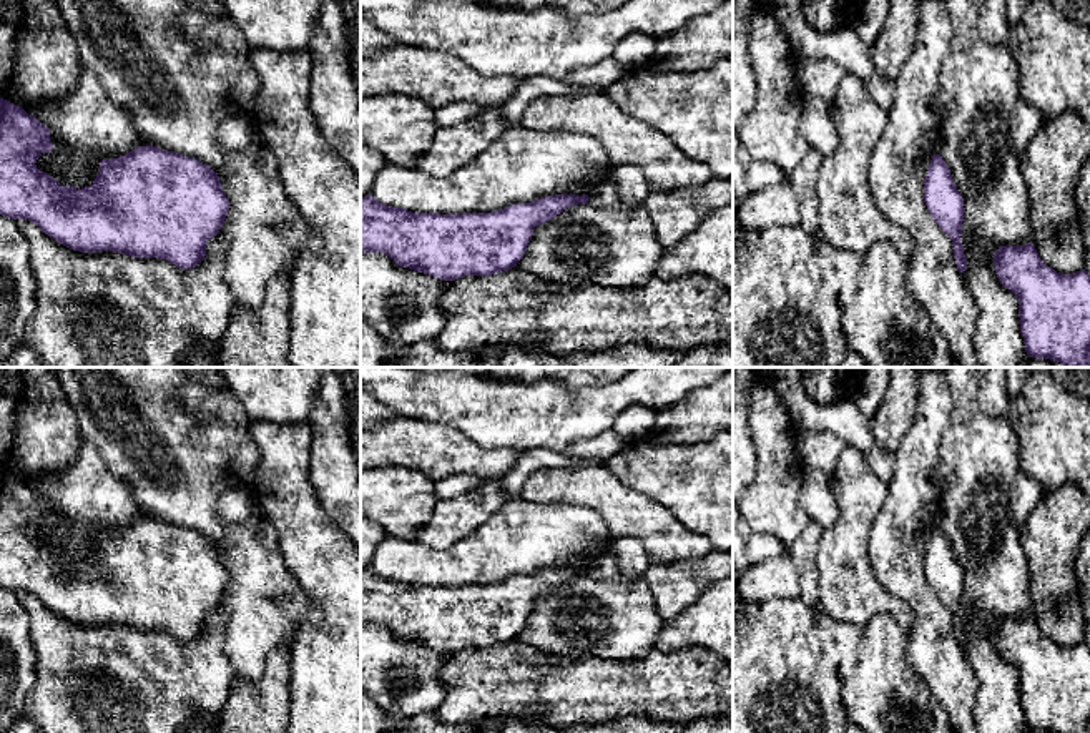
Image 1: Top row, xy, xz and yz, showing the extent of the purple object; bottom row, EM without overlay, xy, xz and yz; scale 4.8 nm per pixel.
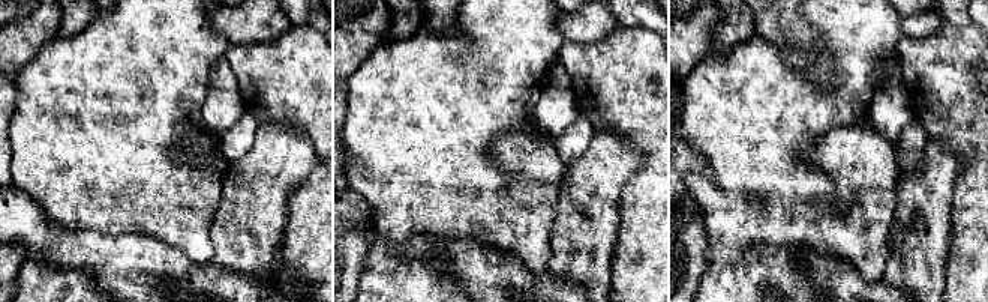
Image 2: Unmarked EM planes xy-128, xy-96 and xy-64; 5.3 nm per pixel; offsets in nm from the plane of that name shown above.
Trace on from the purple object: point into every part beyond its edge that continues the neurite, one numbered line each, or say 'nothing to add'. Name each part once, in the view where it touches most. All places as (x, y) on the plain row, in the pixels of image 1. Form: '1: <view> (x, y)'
nothing to add

